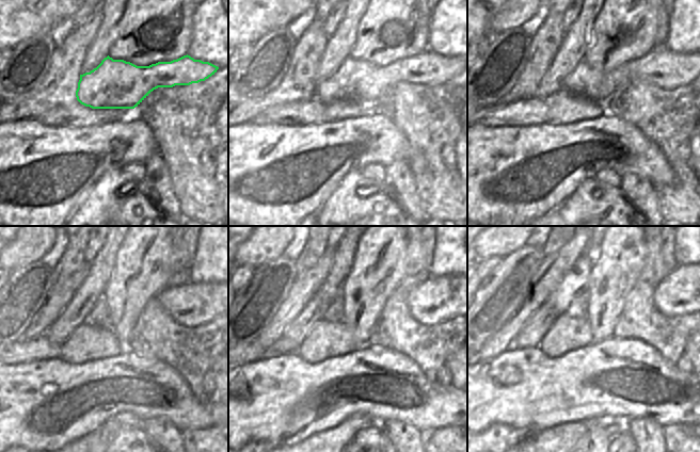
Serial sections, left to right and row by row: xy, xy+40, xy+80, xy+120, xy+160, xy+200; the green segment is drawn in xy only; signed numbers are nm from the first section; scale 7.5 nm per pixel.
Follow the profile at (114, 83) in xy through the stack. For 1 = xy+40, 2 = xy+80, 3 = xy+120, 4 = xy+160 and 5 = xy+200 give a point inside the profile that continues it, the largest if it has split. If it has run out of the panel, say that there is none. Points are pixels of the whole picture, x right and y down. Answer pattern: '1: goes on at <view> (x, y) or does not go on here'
1: goes on at xy+40 (360, 81)
2: goes on at xy+80 (662, 66)
3: goes on at xy+120 (191, 305)
4: goes on at xy+160 (435, 300)
5: goes on at xy+200 (684, 291)

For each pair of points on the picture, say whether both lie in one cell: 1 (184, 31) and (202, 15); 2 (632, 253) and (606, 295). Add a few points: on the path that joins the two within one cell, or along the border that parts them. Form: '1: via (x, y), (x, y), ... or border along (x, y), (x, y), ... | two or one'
1: border along (195, 11), (193, 14), (191, 45), (189, 47) | two
2: via (621, 263), (615, 270), (608, 285) | one

